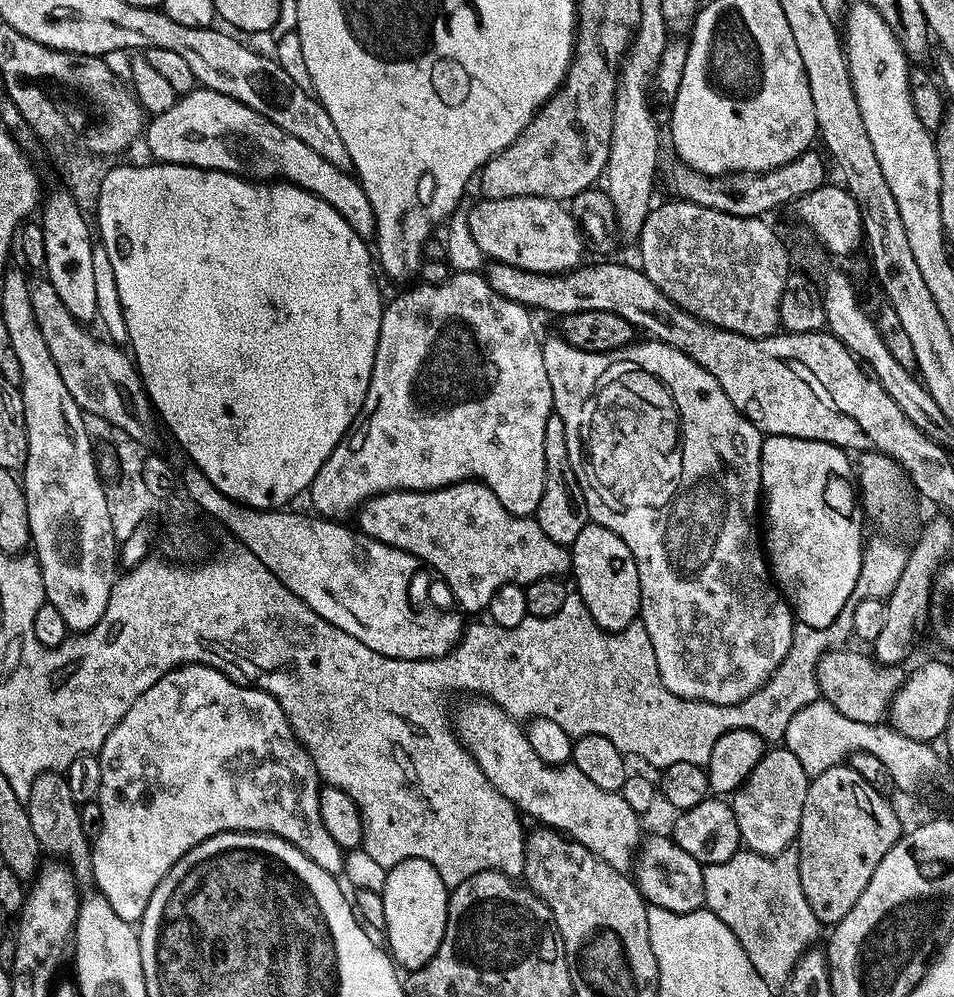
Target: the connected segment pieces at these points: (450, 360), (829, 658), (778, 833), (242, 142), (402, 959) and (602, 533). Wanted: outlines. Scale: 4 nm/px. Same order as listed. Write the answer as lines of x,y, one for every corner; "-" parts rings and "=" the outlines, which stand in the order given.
472,272
453,275
446,286
425,288
417,286
413,292
397,298
384,309
380,341
374,362
374,374
370,382
370,390
366,394
366,402
360,411
360,417
352,423
350,431
344,435
334,454
322,466
318,478
314,478
310,489
312,504
321,517
333,522
343,521
343,516
359,513
369,500
384,496
388,492
437,492
439,488
449,488
452,484
476,481
485,484
498,498
498,502
506,511
515,516
535,517
542,502
542,494
546,490
546,426
554,415
556,403
554,390
550,386
550,374
546,374
546,360
541,337
536,337
536,324
532,321
533,313
521,304
502,298
490,286
483,275
475,276
=
837,650
828,652
818,666
820,695
852,722
877,724
889,715
896,695
902,690
906,672
900,666
881,666
871,655
=
779,748
765,753
730,804
738,822
741,843
753,855
775,859
797,841
811,781
802,762
790,750
=
200,88
177,99
166,114
155,117
147,125
146,141
151,159
157,164
176,164
179,168
201,168
207,172
229,172
232,176
253,182
280,182
306,190
322,202
334,206
342,218
360,236
375,237
376,219
366,190
351,171
334,166
310,150
306,142
298,142
286,130
274,126
262,114
242,106
226,94
=
407,860
387,873
388,881
382,887
386,902
388,943
395,963
409,973
425,968
438,954
448,925
450,891
443,884
438,870
425,860
=
588,523
586,530
578,534
578,542
570,545
572,557
571,575
576,576
576,588
592,621
604,632
624,632
640,620
642,606
642,582
638,574
638,562
630,554
630,546
610,530

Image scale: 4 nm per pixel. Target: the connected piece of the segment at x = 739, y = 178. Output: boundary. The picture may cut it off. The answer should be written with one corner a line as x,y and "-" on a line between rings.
809,150
794,162
778,166
769,172
734,172
731,176
707,176
683,162
665,163
662,168
662,180
668,183
674,194
672,196
677,201
688,201
698,206
709,207
710,210
721,211
722,214
733,215
734,218
768,218
771,212
778,211
783,204
795,205
796,201
801,200
806,194
829,183
829,165
826,162
824,165
823,160
815,152

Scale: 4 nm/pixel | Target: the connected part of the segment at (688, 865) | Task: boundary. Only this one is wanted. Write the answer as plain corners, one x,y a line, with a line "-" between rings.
652,836
649,840
647,837
641,843
634,865
634,883
651,907
670,910
674,914
701,911
706,904
705,865
690,858
675,840
664,836

